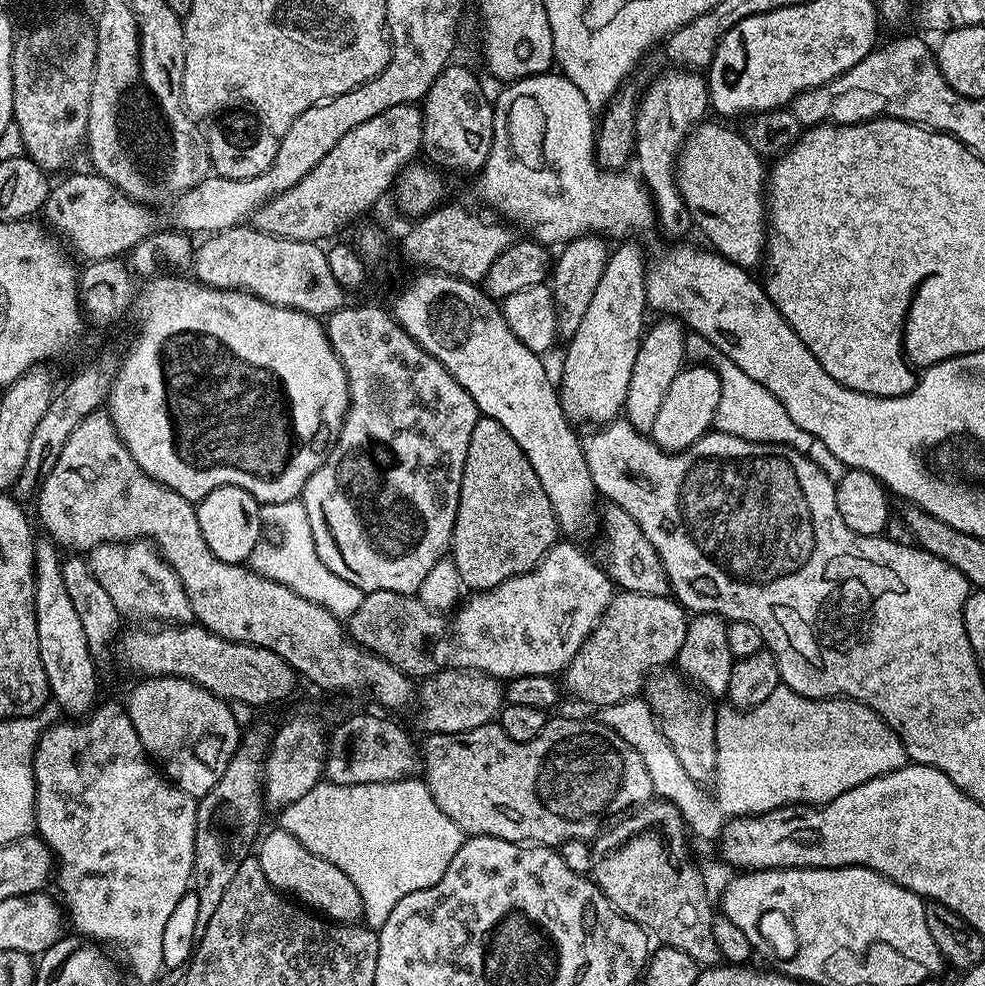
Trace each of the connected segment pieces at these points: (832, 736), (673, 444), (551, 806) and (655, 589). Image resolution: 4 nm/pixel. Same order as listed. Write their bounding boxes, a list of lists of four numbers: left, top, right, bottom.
[[715,686,909,818],[650,362,720,452],[418,718,654,846],[598,502,670,596]]

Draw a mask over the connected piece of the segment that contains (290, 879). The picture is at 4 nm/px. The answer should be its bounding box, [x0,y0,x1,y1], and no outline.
[258,826,364,924]

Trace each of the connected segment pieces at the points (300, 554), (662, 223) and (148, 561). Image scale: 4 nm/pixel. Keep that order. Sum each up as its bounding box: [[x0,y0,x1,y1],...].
[[250,498,366,622],[634,70,710,238],[86,540,194,626]]

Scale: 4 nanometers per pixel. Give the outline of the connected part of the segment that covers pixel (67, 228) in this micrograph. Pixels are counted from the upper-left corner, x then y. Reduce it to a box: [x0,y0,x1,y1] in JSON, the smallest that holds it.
[42,172,153,261]

